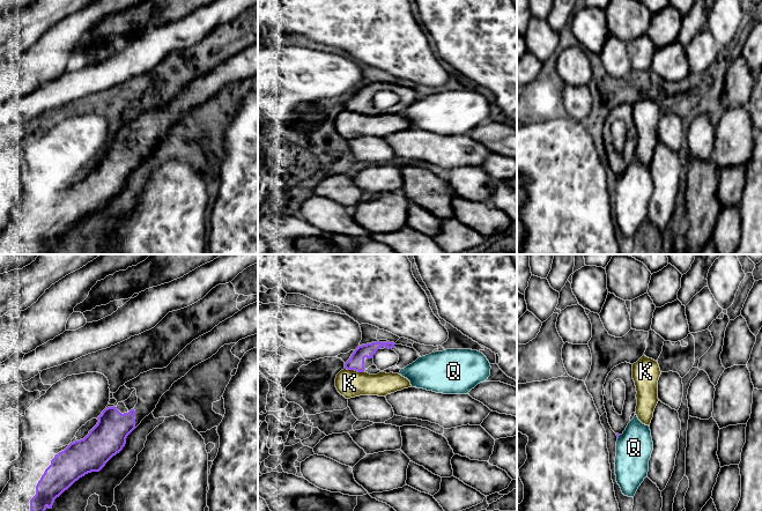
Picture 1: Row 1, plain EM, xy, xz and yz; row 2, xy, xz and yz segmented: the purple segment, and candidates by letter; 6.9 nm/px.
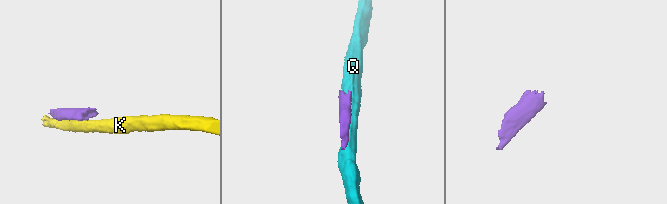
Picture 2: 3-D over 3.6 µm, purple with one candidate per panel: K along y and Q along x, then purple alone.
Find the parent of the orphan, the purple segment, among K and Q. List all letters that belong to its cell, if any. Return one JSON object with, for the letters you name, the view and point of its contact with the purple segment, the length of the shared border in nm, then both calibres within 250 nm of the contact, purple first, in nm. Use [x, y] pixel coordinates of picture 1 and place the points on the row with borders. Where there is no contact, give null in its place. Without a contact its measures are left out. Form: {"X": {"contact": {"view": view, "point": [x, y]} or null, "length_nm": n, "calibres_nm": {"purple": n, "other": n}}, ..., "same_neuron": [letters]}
{"same_neuron": []}

